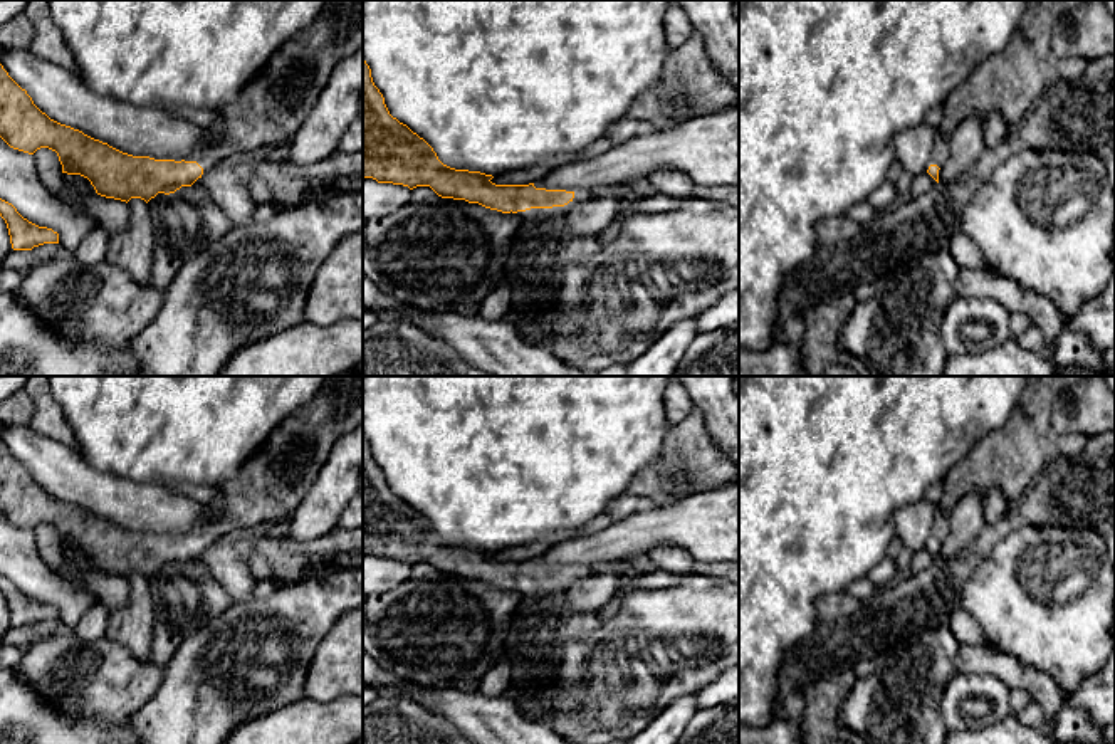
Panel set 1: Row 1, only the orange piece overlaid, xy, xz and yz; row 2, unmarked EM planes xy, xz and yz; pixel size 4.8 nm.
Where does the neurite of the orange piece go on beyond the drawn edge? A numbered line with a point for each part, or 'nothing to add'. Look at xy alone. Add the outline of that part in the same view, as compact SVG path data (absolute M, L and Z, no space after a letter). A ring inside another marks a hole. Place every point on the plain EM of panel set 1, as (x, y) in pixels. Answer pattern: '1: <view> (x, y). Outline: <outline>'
1: xy (276, 477). Outline: M326 376L317 393L291 411L245 458L238 474L215 487L220 497L207 507L217 521L202 527L198 541L208 544L260 522L291 519L316 484L334 443L361 423L363 376Z

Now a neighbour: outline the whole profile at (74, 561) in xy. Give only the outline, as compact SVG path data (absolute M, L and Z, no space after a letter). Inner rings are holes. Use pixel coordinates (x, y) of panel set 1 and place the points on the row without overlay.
M64 549L64 566L60 569L52 569L59 578L65 578L71 584L94 595L84 579L79 578L82 571L97 571L91 558L81 551Z

